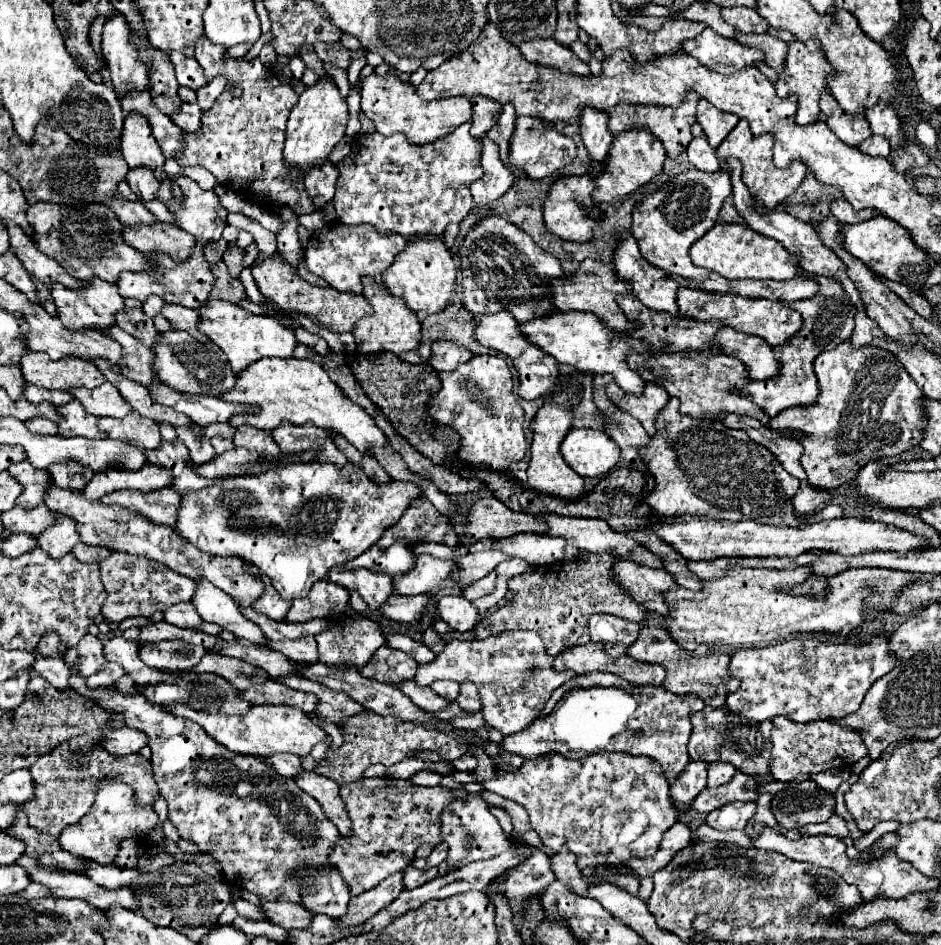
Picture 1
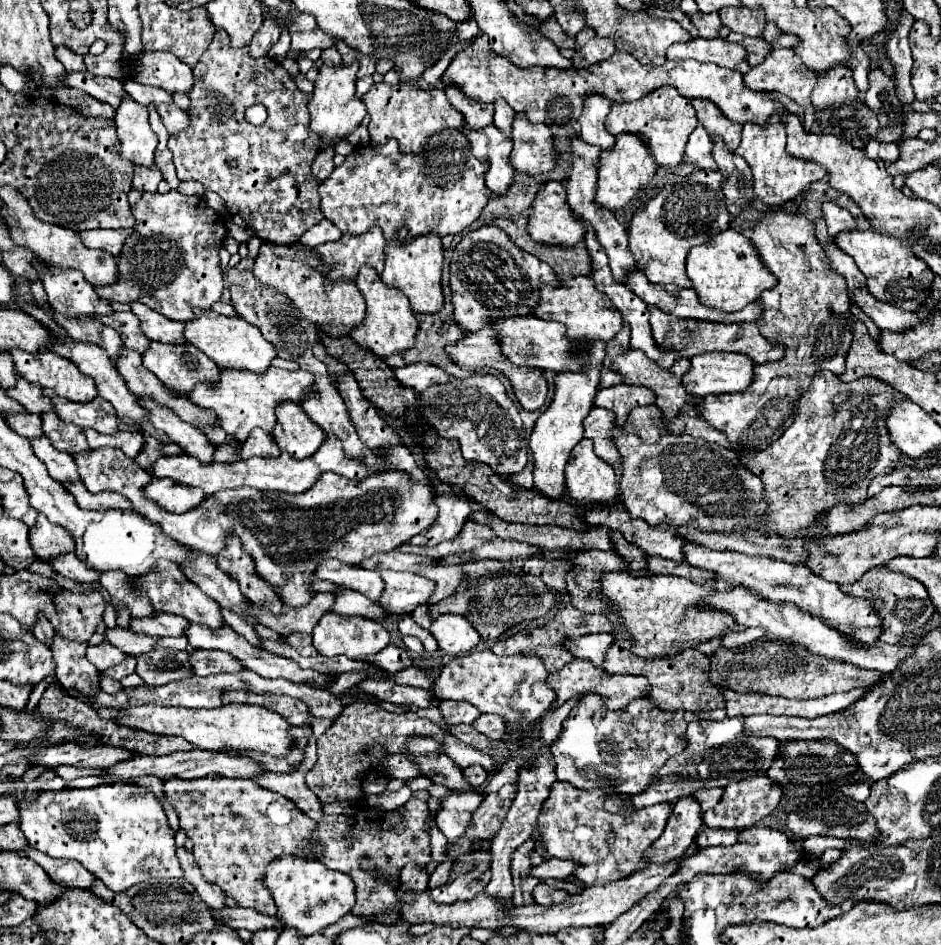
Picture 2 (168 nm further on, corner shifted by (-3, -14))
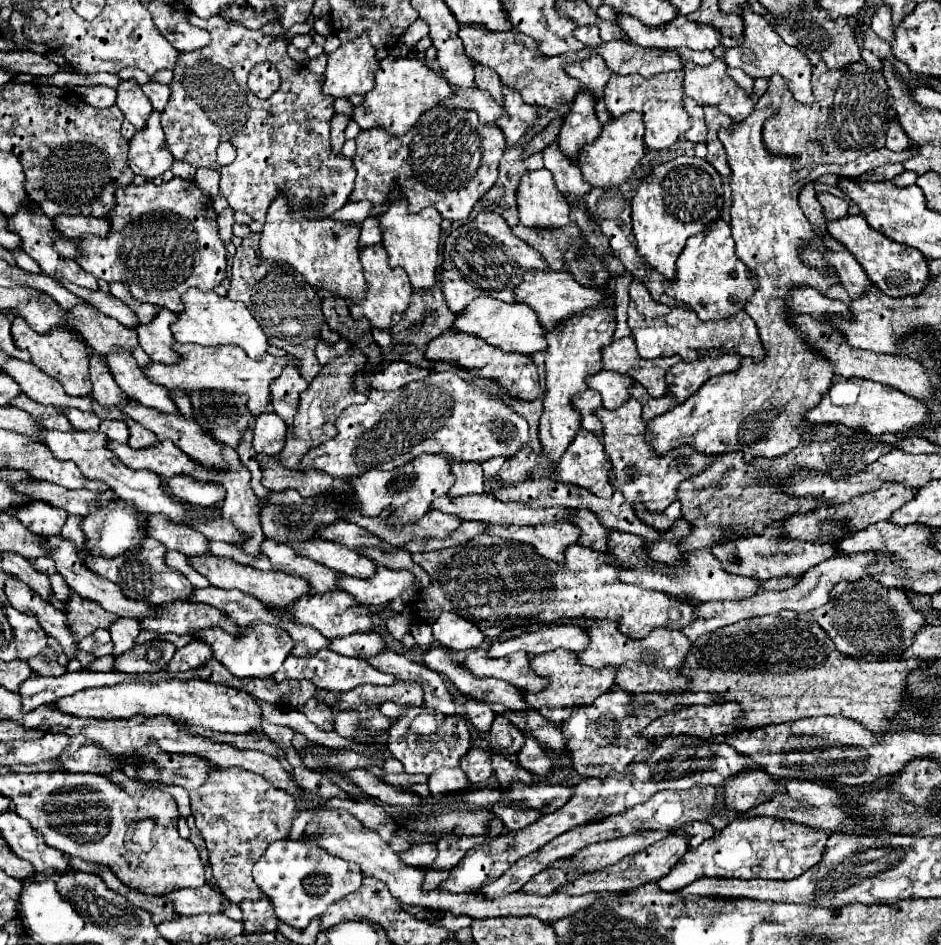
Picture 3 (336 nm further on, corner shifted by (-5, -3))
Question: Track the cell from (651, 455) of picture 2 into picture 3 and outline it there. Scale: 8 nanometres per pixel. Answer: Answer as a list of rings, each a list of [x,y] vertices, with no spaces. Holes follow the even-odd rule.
[[[628,399],[616,411],[596,409],[596,417],[602,421],[602,443],[614,467],[614,487],[624,495],[628,503],[642,503],[648,513],[662,513],[672,501],[678,499],[678,485],[690,475],[698,475],[706,467],[710,467],[720,455],[704,455],[694,449],[678,447],[660,455],[652,451],[646,441],[646,423],[642,419],[642,405],[636,399]]]

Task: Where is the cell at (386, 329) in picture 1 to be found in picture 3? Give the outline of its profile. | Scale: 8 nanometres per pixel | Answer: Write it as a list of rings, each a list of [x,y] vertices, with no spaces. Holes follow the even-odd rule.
[[[364,247],[364,251],[360,251],[360,261],[362,261],[366,283],[368,283],[368,295],[366,295],[364,303],[350,307],[350,315],[354,319],[366,317],[366,319],[370,319],[372,327],[376,327],[380,331],[390,331],[390,327],[402,319],[404,311],[412,303],[412,285],[408,281],[406,271],[390,269],[386,259],[388,257],[386,257],[384,247]]]

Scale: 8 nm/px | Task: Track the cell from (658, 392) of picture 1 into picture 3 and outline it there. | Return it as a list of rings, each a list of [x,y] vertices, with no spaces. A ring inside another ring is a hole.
[[[600,371],[586,379],[588,387],[602,395],[602,405],[606,409],[618,409],[630,399],[630,387],[636,383],[630,375],[620,375],[612,371]]]

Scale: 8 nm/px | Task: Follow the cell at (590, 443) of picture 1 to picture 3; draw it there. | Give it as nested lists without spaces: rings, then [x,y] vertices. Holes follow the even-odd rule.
[[[580,429],[556,467],[556,479],[584,487],[602,499],[610,499],[614,493],[610,475],[612,463],[600,443],[600,437]]]

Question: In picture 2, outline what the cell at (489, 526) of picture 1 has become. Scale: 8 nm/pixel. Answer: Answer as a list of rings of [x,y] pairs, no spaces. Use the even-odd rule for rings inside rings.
[[[466,520],[464,528],[460,530],[460,534],[454,540],[446,540],[440,542],[434,548],[424,548],[424,546],[416,546],[416,554],[424,554],[428,558],[442,558],[448,554],[456,554],[456,552],[468,552],[480,544],[484,544],[488,540],[488,528],[480,526],[472,520]]]

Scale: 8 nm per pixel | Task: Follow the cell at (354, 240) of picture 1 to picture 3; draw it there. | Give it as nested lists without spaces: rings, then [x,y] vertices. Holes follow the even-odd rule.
[[[366,217],[362,223],[356,223],[360,227],[360,241],[358,247],[370,247],[370,245],[382,245],[382,229],[380,221],[376,217]]]

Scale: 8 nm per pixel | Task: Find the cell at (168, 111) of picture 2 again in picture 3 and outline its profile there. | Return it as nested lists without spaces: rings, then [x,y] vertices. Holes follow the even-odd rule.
[[[146,83],[146,85],[142,85],[142,91],[146,93],[146,97],[150,99],[150,103],[156,111],[164,111],[164,107],[168,105],[170,95],[172,95],[170,85],[160,85],[160,83]]]

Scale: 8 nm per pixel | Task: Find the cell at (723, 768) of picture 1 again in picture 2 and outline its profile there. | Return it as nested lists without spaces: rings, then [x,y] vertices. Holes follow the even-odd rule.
[[[710,788],[710,790],[698,790],[694,792],[694,798],[700,802],[702,812],[706,812],[708,808],[716,806],[718,798],[722,798],[722,788]]]

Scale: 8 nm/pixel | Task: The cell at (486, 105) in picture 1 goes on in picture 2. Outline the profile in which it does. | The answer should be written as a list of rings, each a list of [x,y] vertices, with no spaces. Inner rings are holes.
[[[440,86],[440,88],[446,92],[450,104],[464,114],[464,120],[468,126],[472,126],[474,130],[480,130],[480,128],[492,124],[492,116],[494,116],[492,104],[470,102],[470,98],[462,98],[462,92],[454,90],[454,86]]]

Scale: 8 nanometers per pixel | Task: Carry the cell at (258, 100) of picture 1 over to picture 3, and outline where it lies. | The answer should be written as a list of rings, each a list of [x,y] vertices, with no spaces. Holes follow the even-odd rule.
[[[194,15],[192,23],[208,29],[212,39],[200,51],[180,53],[180,59],[174,69],[174,81],[170,85],[172,99],[168,107],[162,111],[166,145],[174,155],[174,159],[186,161],[196,169],[210,167],[220,171],[220,195],[226,197],[232,209],[246,211],[254,221],[264,221],[266,209],[278,195],[284,195],[288,199],[288,205],[292,207],[294,213],[300,211],[300,215],[308,219],[322,219],[326,215],[332,215],[336,209],[340,209],[348,201],[348,193],[354,187],[356,171],[352,167],[352,159],[344,155],[336,155],[330,147],[330,119],[334,115],[334,107],[332,107],[334,99],[320,95],[322,77],[310,73],[304,65],[290,59],[286,53],[288,43],[282,37],[264,35],[260,31],[246,29],[242,23],[226,21],[220,15],[212,19],[200,19]],[[274,59],[278,59],[276,69],[282,79],[280,89],[268,99],[258,99],[246,83],[248,73],[258,63],[266,63],[266,61],[276,63]],[[220,141],[234,143],[238,153],[234,163],[226,165],[226,169],[216,163],[216,147]]]

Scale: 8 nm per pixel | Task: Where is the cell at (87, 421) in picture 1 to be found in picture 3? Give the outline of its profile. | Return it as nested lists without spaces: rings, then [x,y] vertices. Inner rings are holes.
[[[18,395],[16,399],[12,399],[12,405],[18,409],[28,411],[38,423],[42,423],[46,429],[58,429],[58,431],[74,431],[72,423],[68,421],[68,417],[54,407],[44,407],[32,399],[28,399],[26,395]]]

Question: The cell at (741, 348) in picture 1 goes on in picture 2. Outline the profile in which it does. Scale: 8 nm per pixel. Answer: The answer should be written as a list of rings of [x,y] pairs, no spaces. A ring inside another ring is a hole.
[[[710,352],[700,354],[690,360],[690,370],[682,376],[682,386],[692,396],[692,402],[706,396],[706,394],[726,394],[726,392],[742,392],[754,380],[754,362],[742,354],[730,352]]]

